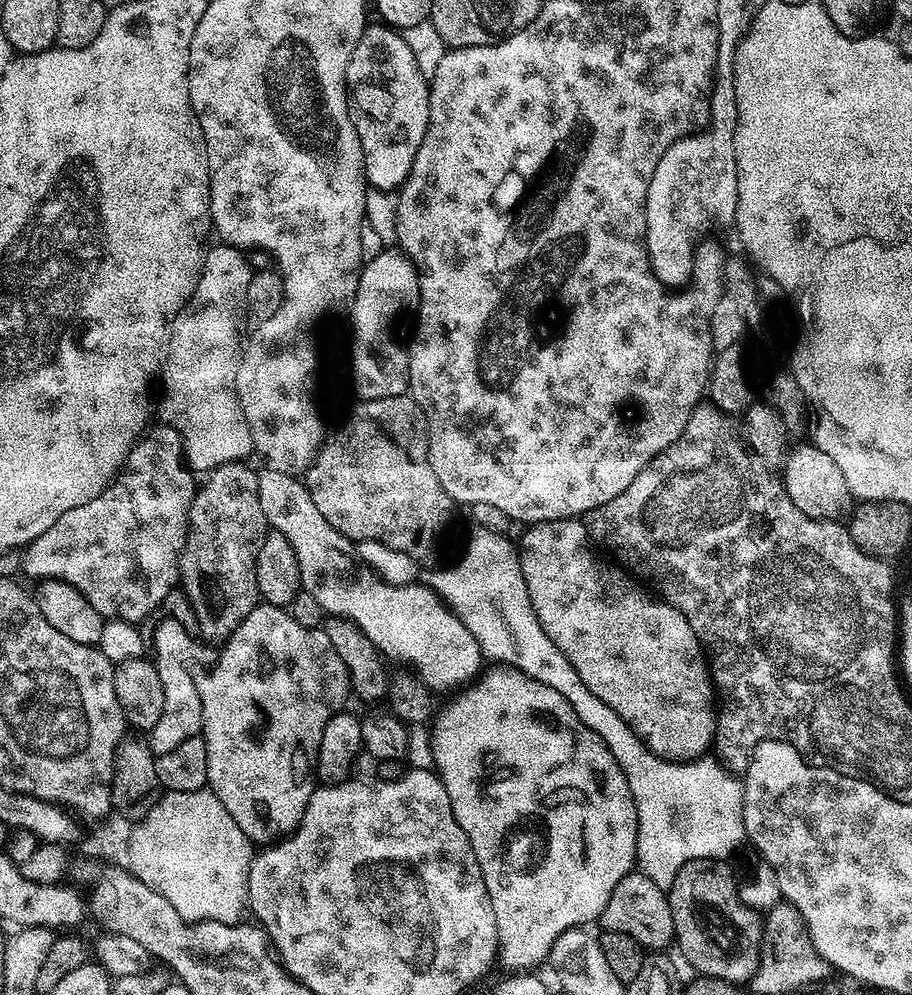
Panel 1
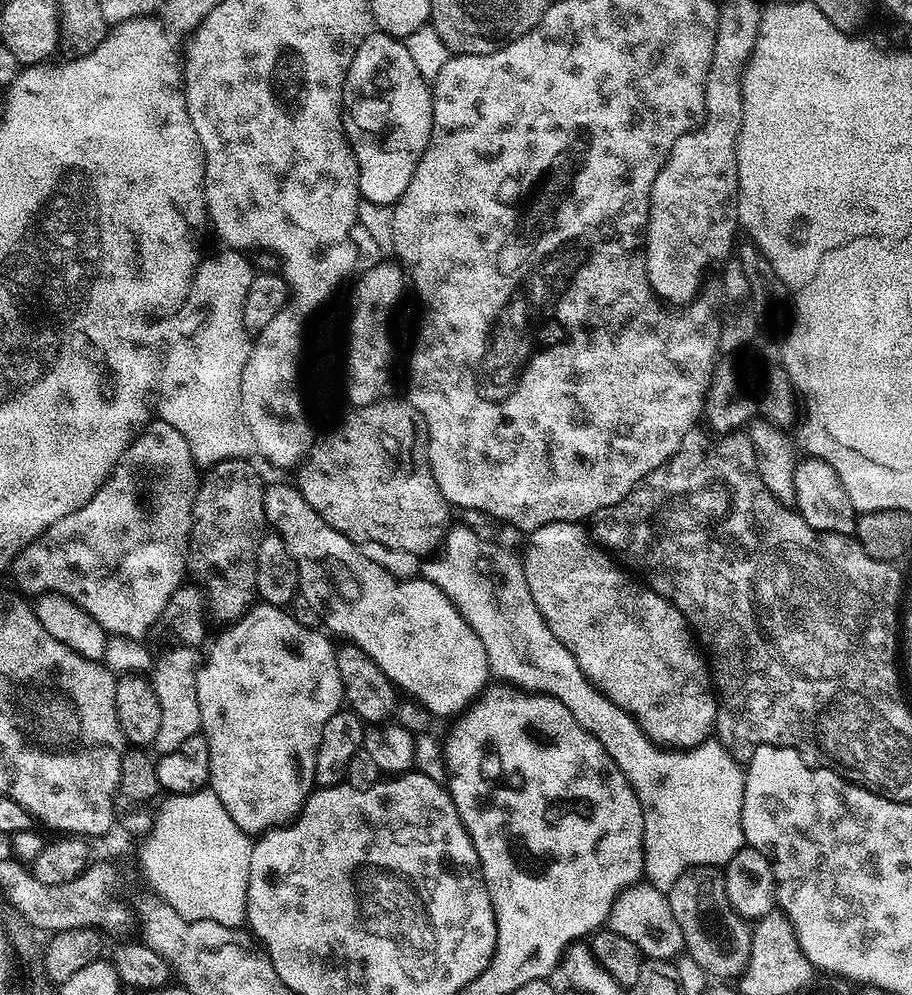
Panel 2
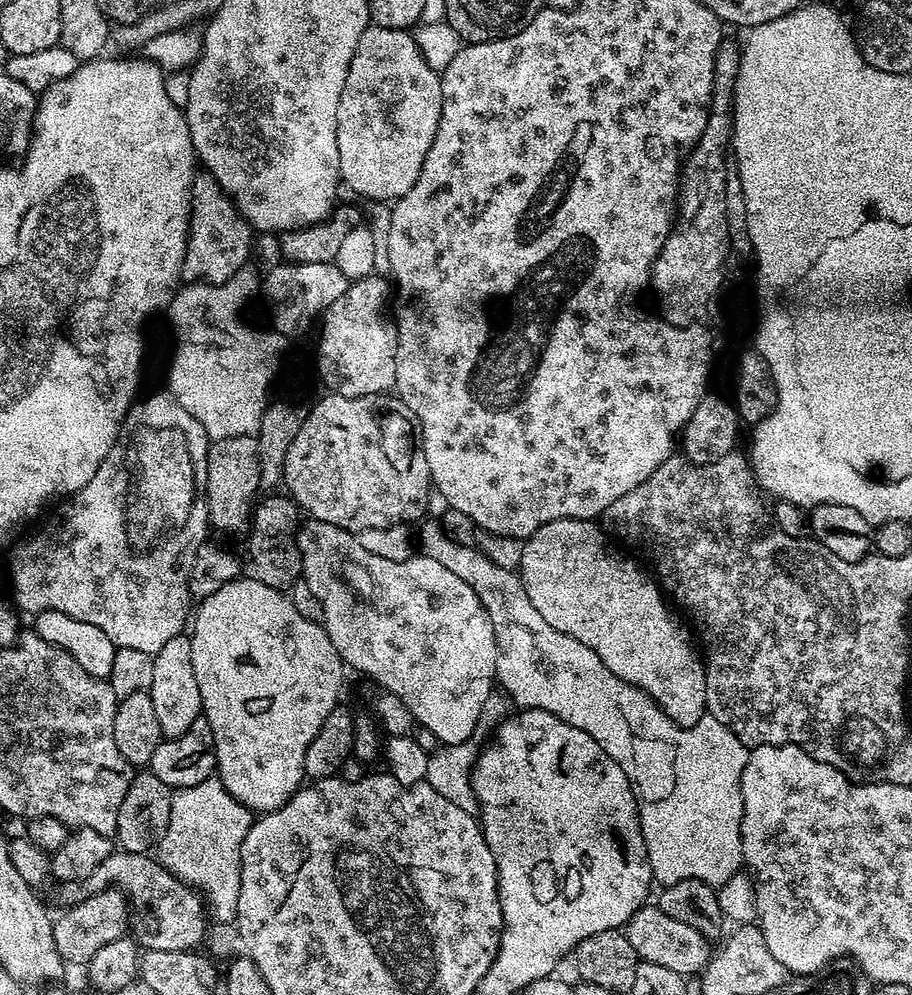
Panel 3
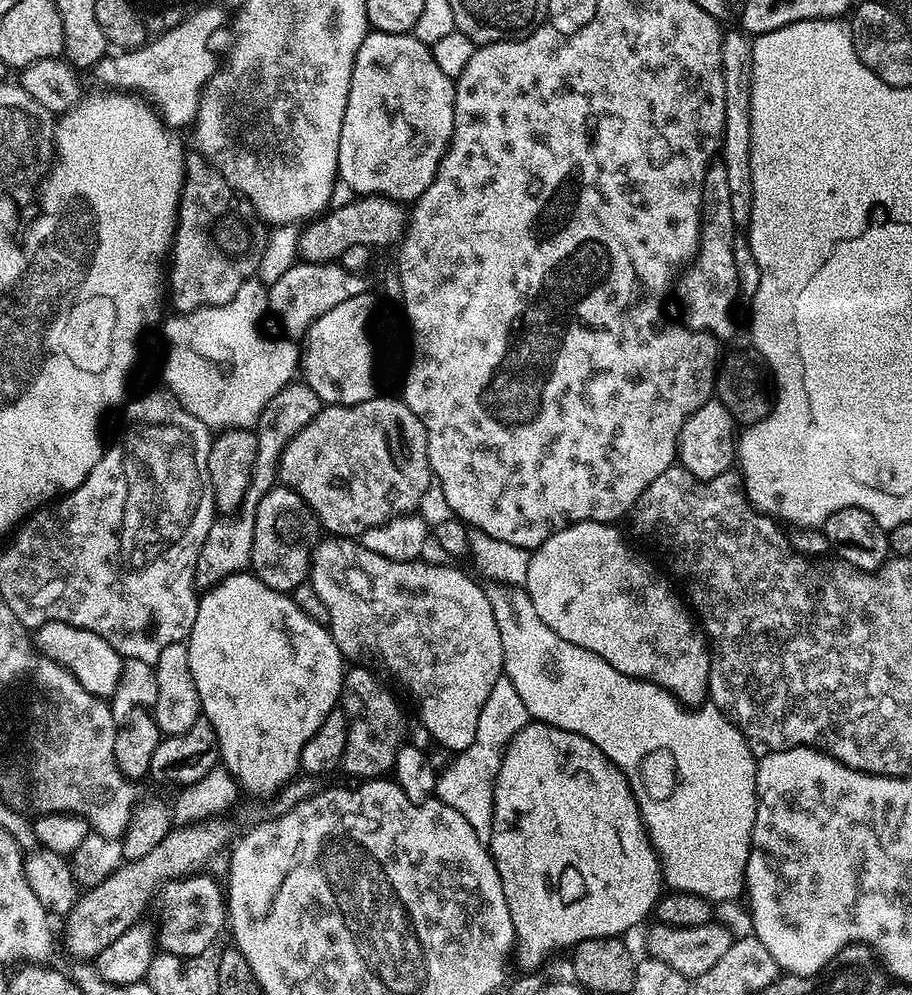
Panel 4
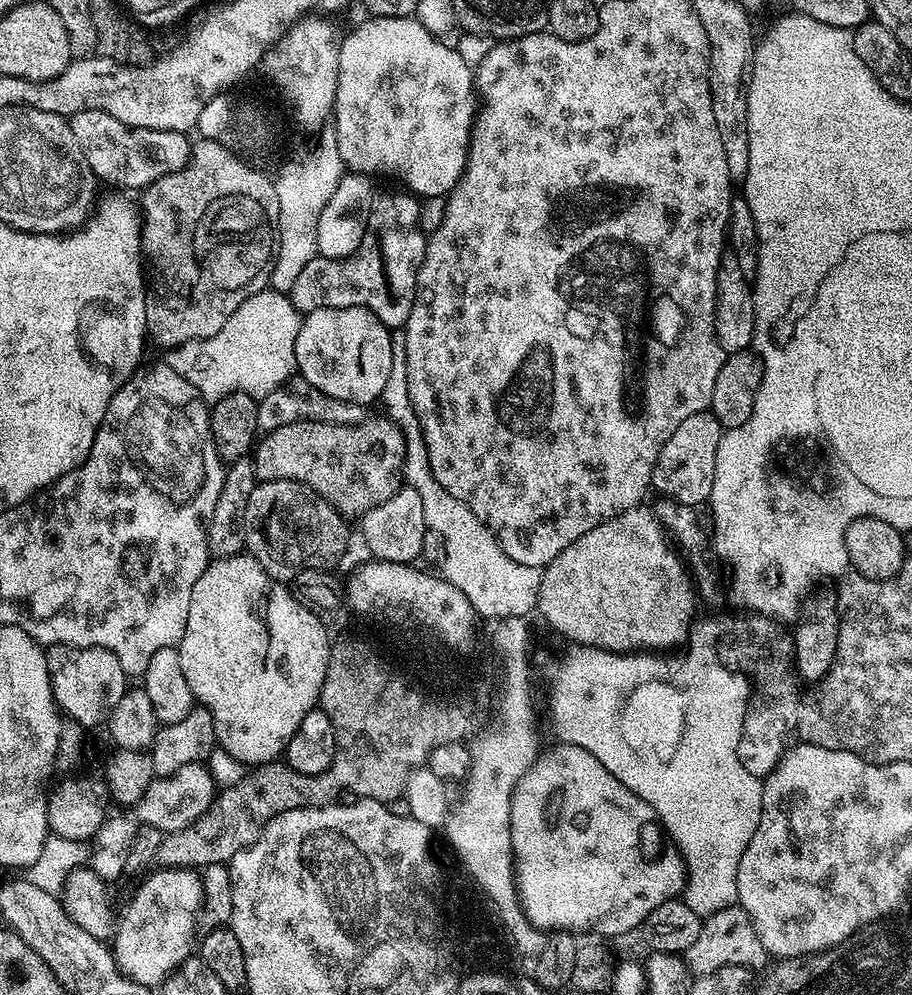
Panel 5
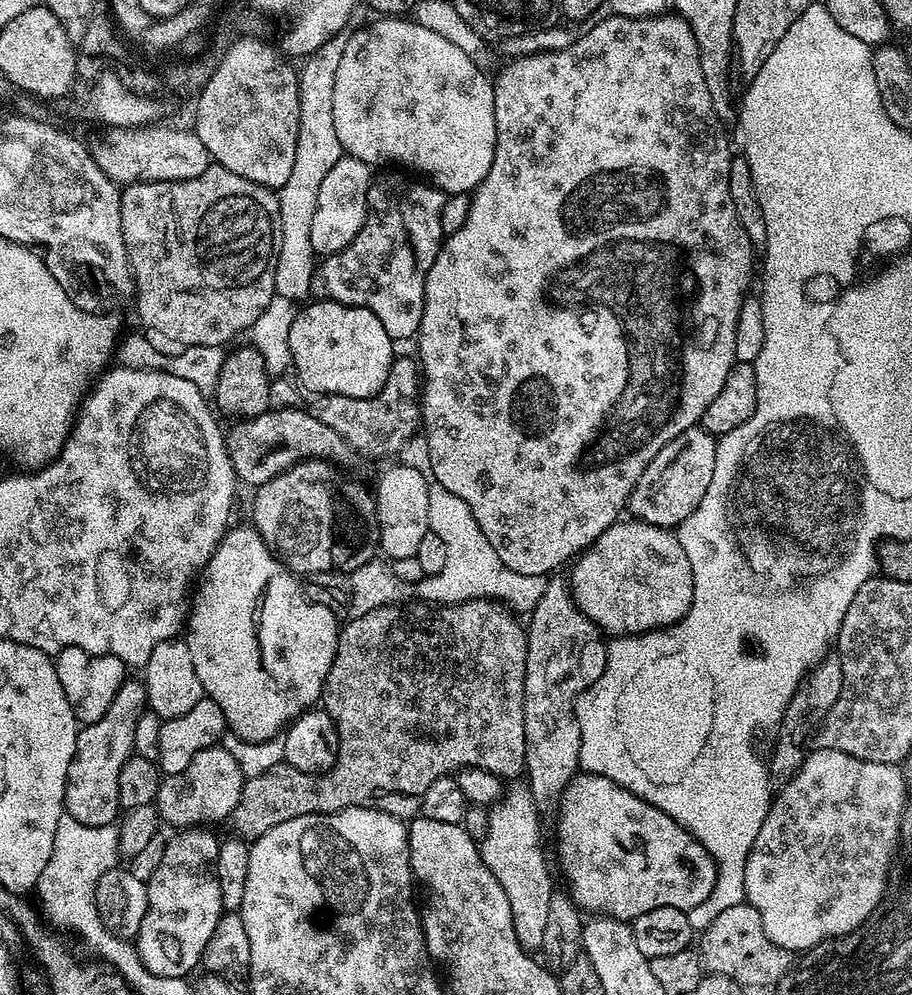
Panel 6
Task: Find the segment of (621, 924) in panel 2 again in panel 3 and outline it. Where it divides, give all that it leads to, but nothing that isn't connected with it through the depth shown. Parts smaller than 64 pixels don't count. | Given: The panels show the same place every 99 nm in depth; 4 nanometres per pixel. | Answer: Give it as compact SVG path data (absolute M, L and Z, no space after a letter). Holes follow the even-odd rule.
M645 906L628 919L623 929L624 937L634 946L643 962L654 962L654 966L666 966L666 970L674 970L674 974L685 978L695 977L708 967L714 955L709 937L703 936L694 926L686 922L678 922L678 918L670 918L658 906Z

